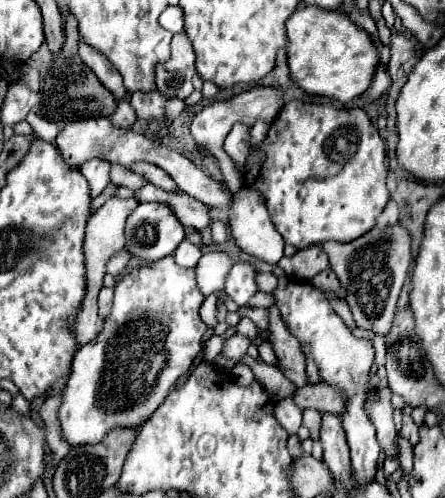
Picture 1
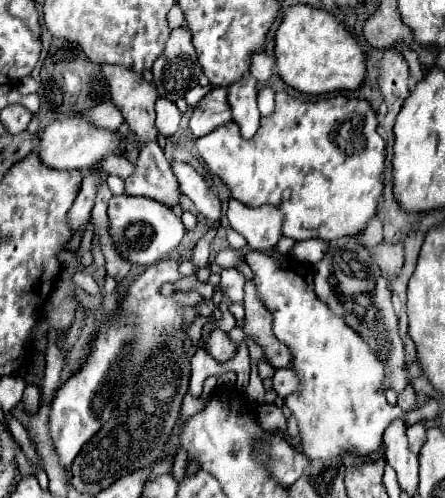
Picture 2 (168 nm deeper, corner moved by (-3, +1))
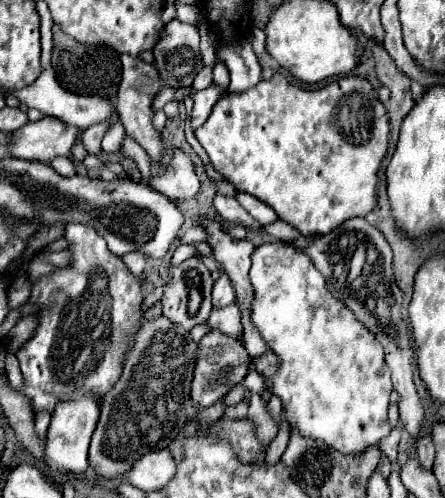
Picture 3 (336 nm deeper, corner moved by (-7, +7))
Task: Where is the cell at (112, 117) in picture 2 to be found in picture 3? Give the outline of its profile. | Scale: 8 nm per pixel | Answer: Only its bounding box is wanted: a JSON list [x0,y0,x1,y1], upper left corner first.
[10,66,114,130]

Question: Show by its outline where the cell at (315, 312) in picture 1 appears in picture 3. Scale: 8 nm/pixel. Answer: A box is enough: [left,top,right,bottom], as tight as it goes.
[250,242,392,454]

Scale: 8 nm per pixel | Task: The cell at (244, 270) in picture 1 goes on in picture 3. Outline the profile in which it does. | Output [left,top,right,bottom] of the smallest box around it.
[212,272,236,308]

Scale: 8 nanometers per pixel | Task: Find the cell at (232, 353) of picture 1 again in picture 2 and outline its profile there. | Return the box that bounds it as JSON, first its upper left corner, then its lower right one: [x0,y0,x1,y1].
[206,330,238,364]

